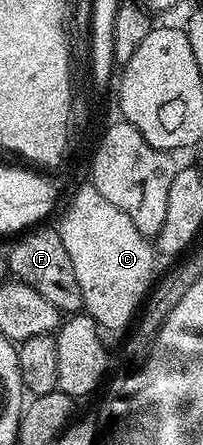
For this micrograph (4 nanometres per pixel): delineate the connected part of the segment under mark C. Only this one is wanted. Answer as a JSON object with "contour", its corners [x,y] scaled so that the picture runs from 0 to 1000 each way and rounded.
{"contour":[[[409,409],[409,420],[365,429],[305,494],[276,501],[296,524],[296,542],[315,542],[315,560],[335,578],[355,578],[355,604],[374,604],[374,631],[394,631],[394,658],[419,706],[458,712],[507,746],[601,744],[665,724],[709,674],[739,661],[739,647],[768,634],[759,618],[759,582],[768,584],[768,555],[724,530],[650,506],[650,497],[596,470],[542,454],[478,429],[458,411]]]}

